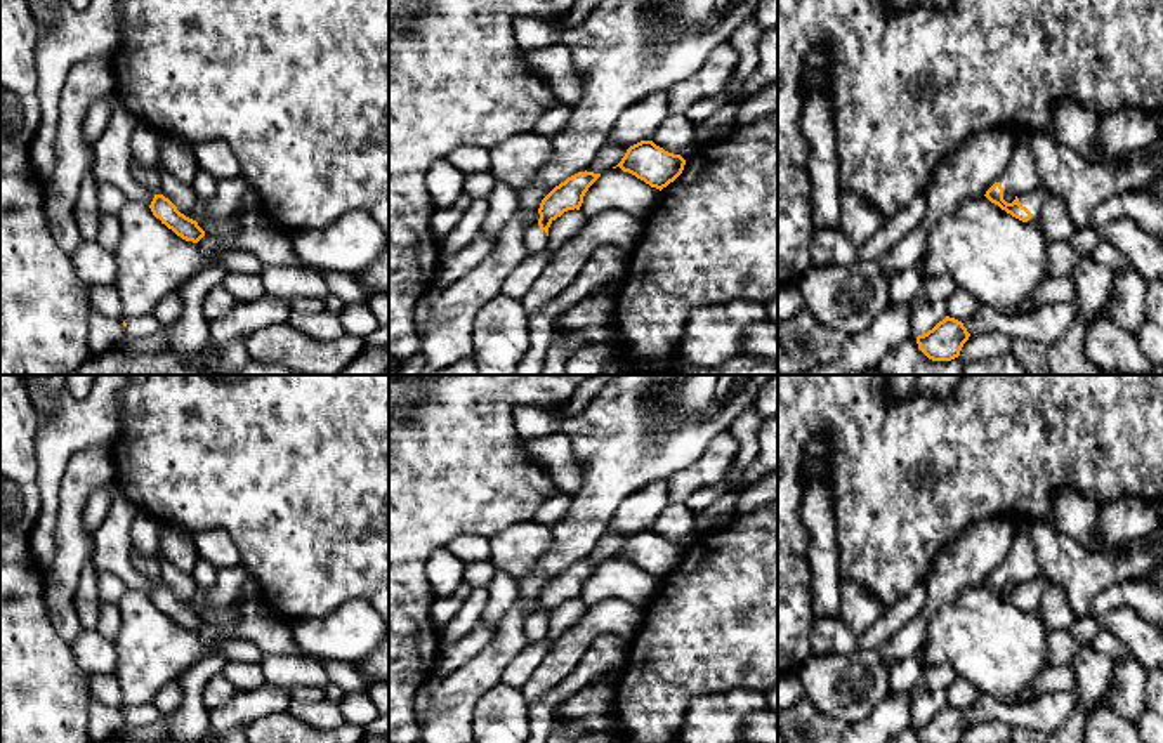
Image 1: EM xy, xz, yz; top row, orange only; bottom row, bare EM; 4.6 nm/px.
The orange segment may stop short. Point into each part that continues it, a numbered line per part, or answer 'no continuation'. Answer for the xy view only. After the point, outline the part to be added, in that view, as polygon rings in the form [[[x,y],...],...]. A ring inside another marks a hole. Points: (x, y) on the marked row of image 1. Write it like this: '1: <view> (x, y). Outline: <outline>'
1: xy (111, 153). Outline: [[[118,102],[102,135],[94,146],[92,177],[95,184],[113,184],[128,201],[151,205],[154,194],[132,172],[130,141],[139,120]]]
2: xy (139, 327). Outline: [[[142,314],[142,316],[132,316],[120,319],[128,337],[134,339],[146,339],[154,335],[161,325],[154,318],[154,314]]]

